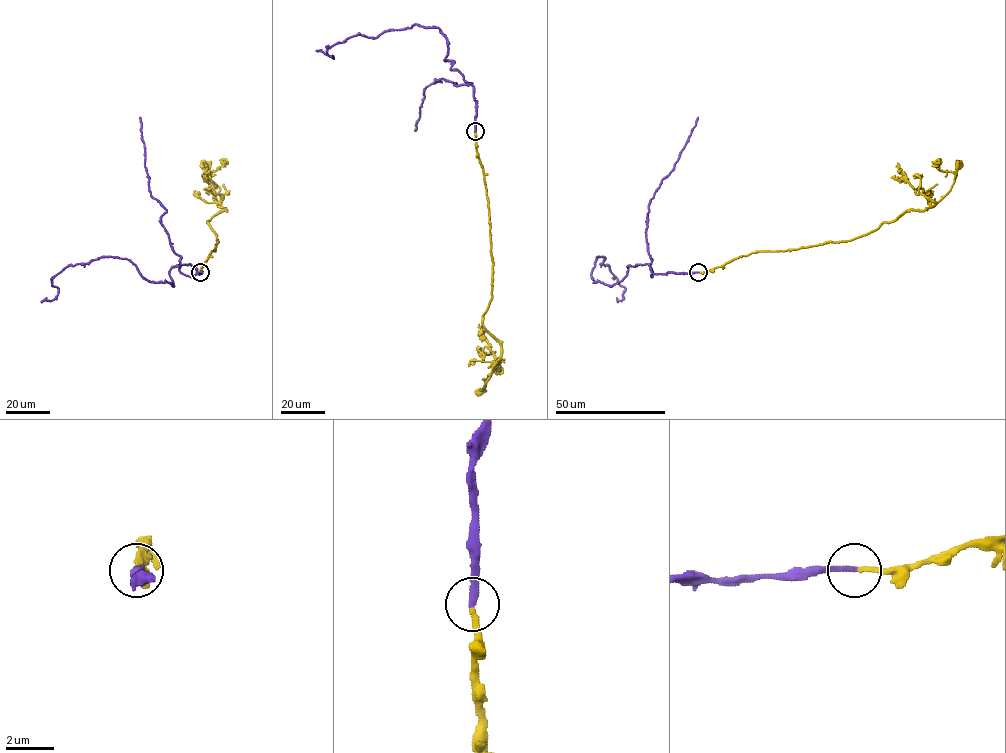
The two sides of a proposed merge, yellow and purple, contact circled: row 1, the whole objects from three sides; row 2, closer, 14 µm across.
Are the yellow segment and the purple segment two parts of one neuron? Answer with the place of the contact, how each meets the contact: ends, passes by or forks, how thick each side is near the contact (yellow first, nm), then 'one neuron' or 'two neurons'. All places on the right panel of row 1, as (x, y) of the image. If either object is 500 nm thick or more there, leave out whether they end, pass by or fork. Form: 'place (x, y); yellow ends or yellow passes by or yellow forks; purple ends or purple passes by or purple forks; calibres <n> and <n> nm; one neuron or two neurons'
place (698, 272); yellow ends; purple ends; calibres 200 and 240 nm; one neuron

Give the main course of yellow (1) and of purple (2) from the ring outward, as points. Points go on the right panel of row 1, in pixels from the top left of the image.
1: (699, 272), (752, 253), (848, 241), (869, 233), (909, 210), (925, 210), (936, 203), (950, 190), (958, 166)
2: (698, 272), (653, 274), (637, 264), (608, 286), (591, 275), (598, 256), (625, 288), (617, 302)

